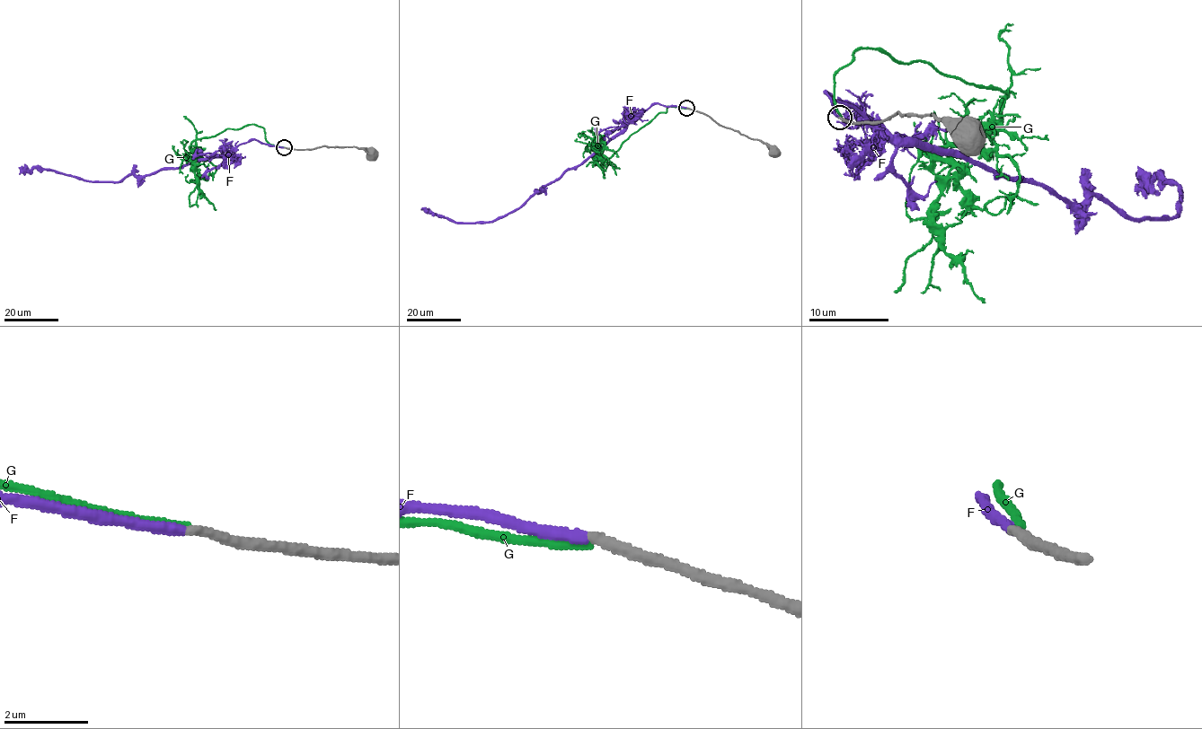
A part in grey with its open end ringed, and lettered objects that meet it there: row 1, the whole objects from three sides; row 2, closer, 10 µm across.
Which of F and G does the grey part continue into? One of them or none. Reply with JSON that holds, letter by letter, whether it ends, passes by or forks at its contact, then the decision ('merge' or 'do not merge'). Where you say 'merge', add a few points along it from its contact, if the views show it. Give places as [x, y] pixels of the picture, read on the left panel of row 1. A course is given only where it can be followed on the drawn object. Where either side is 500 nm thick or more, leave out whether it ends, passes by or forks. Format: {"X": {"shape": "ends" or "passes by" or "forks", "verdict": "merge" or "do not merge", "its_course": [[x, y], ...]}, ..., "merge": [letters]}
{"F": {"shape": "ends", "verdict": "merge", "its_course": [[285, 147], [250, 139], [226, 154], [144, 176], [128, 174], [117, 181], [19, 167]]}, "G": {"shape": "ends", "verdict": "do not merge"}, "merge": ["F"]}

